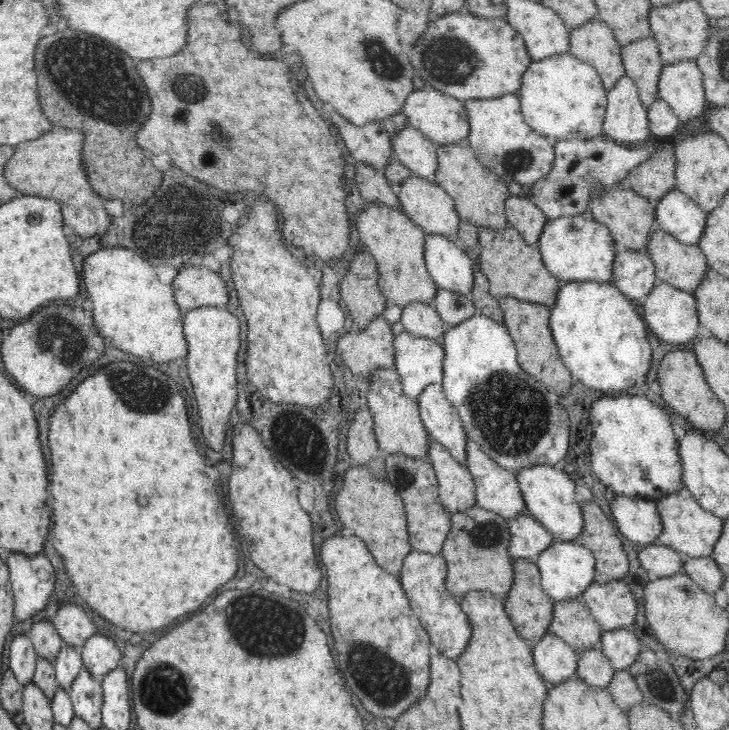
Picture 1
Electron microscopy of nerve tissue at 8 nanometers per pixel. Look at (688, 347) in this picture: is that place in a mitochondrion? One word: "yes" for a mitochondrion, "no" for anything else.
no

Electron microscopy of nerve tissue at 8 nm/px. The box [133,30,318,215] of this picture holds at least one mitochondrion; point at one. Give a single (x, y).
(191, 93)

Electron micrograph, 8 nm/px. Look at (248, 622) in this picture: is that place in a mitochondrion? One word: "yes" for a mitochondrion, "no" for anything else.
yes

